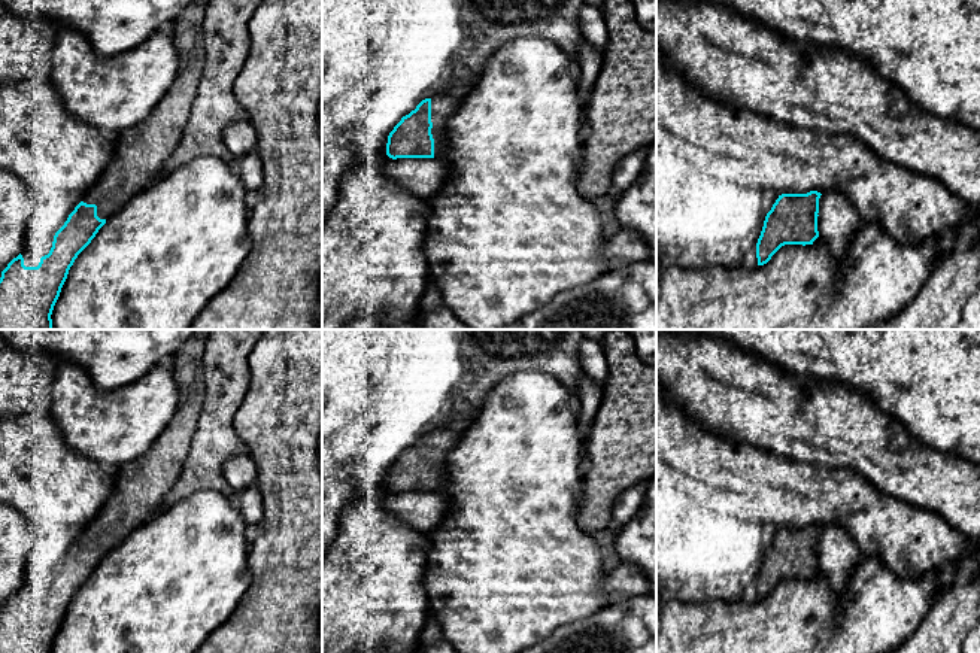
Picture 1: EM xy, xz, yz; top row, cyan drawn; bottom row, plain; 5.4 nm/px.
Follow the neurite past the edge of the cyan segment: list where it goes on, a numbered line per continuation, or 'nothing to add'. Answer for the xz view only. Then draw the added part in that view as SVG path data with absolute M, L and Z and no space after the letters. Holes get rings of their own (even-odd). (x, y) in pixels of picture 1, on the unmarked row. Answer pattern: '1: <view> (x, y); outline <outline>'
1: xz (443, 440); outline M437 428L431 431L431 468L434 473L434 492L442 492L446 486L446 458L461 441L461 432L455 429Z

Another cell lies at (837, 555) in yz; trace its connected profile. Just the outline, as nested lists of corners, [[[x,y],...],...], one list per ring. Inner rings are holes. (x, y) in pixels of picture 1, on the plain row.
[[[837,523],[822,526],[819,532],[817,565],[832,590],[841,595],[861,559],[855,540]]]

